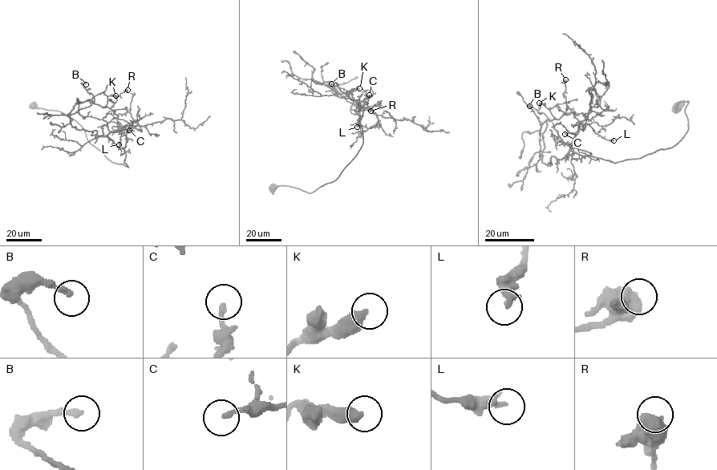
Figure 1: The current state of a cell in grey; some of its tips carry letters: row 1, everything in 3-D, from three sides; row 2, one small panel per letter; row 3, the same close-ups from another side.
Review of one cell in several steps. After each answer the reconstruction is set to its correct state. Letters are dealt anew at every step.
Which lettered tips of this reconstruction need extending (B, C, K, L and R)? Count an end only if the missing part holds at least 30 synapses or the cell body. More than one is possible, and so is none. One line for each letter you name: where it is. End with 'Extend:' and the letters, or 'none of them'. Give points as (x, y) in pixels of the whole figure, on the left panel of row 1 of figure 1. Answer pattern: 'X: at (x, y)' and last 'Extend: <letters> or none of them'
Extend: none of them

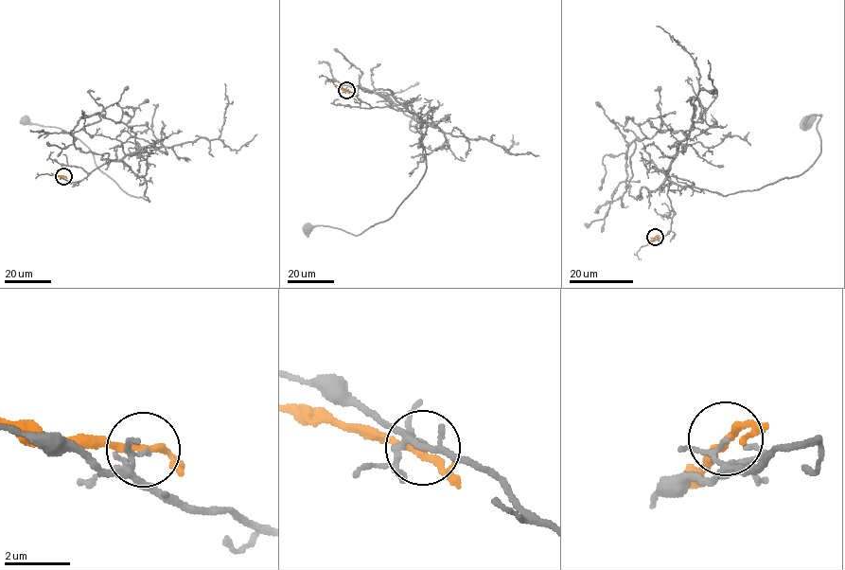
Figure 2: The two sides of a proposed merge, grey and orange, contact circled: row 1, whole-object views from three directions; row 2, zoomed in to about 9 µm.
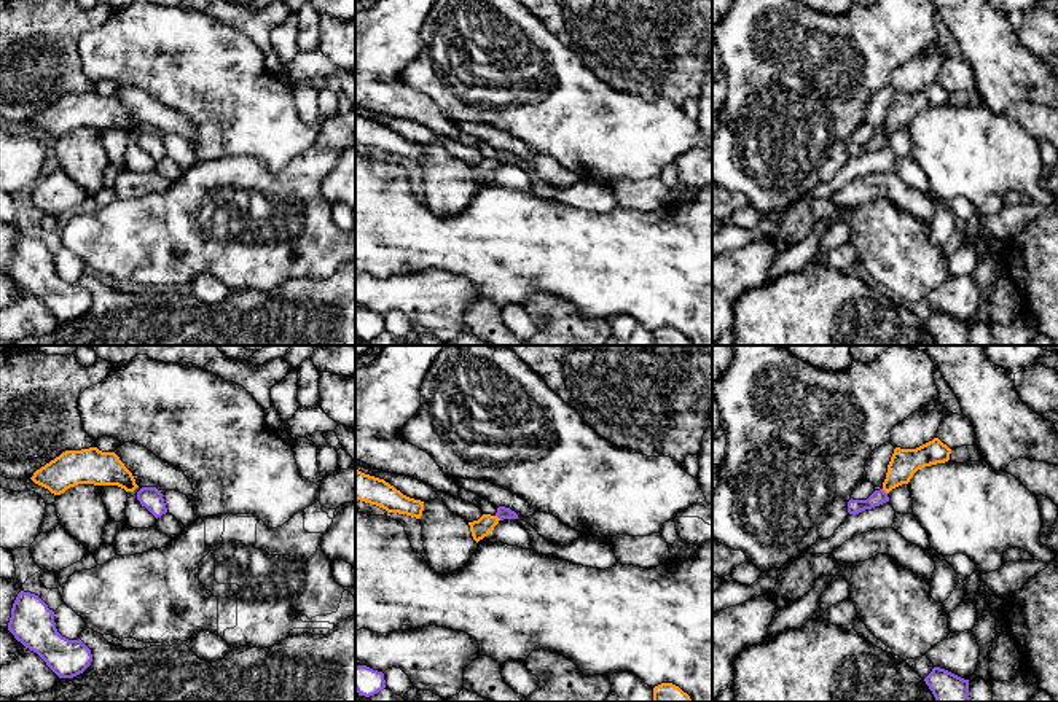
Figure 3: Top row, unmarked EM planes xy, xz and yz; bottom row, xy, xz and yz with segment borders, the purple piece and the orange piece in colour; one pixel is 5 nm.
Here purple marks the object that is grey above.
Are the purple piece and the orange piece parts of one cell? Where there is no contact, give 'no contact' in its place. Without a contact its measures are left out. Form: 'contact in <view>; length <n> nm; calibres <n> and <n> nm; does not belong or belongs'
contact in xz; length 40 nm; calibres 70 and 90 nm; does not belong

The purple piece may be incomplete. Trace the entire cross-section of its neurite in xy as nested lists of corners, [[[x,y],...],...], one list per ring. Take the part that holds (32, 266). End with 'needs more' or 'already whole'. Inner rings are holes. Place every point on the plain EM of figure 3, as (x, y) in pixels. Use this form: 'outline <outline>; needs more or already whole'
outline [[[18,237],[8,274],[37,296],[59,322],[73,322],[91,309],[91,293],[80,282],[62,280],[56,272],[54,255],[35,237]]]; already whole

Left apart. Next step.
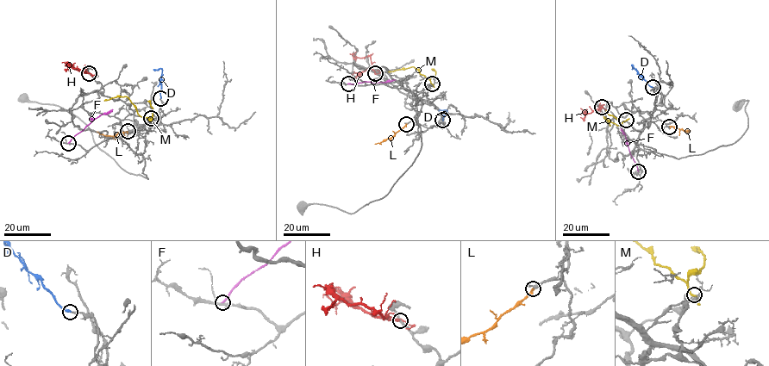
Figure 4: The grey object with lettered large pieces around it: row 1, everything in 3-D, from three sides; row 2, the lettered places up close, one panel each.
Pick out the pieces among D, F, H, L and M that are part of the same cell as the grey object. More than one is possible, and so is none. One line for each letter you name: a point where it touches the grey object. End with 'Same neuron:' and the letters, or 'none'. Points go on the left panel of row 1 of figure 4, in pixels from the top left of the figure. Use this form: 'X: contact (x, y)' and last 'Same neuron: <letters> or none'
D: contact (160, 98)
L: contact (128, 131)
Same neuron: D, L

